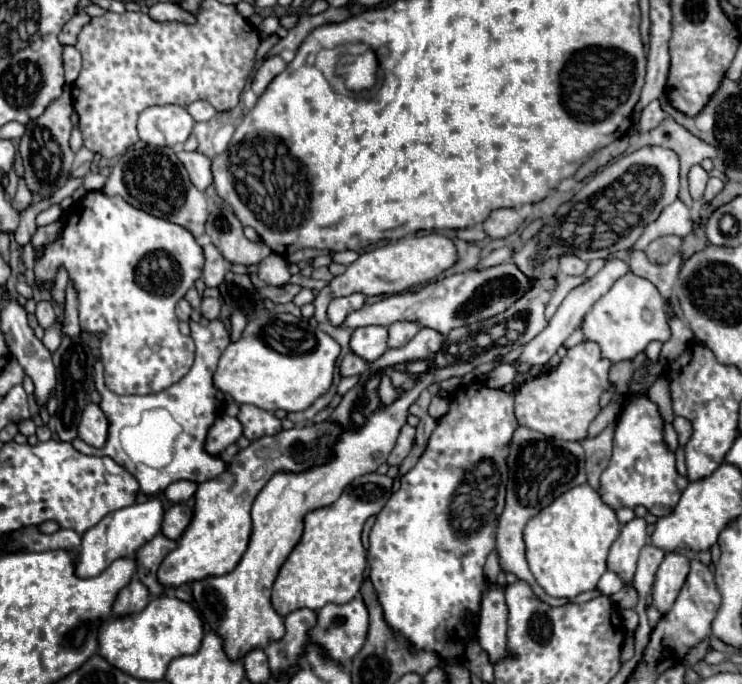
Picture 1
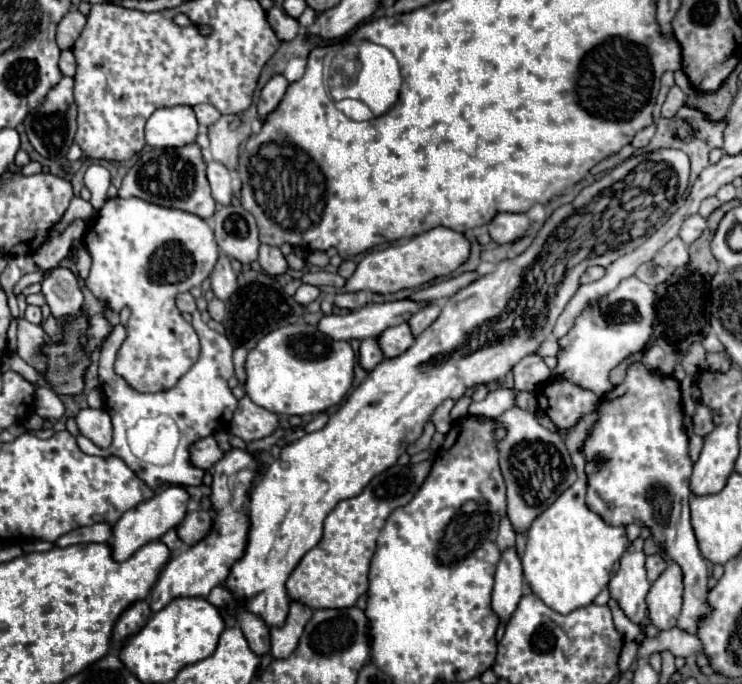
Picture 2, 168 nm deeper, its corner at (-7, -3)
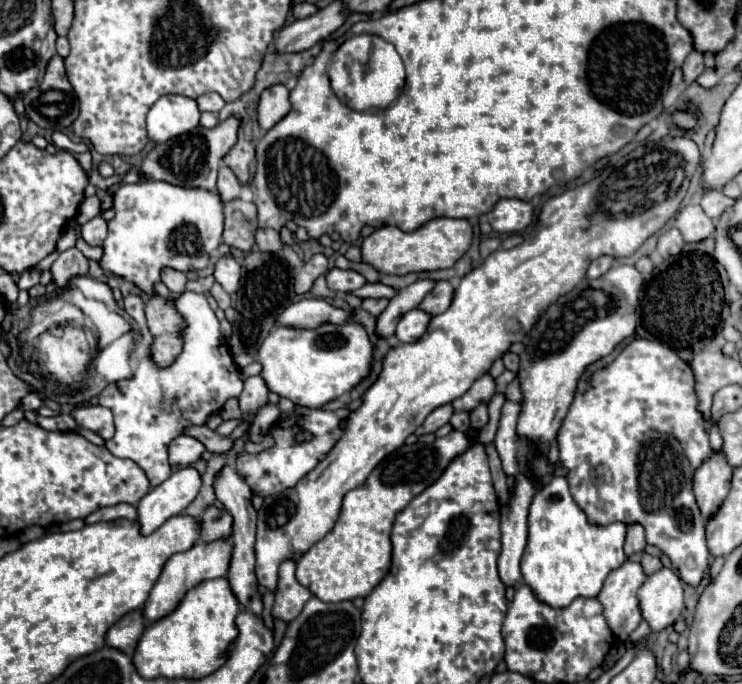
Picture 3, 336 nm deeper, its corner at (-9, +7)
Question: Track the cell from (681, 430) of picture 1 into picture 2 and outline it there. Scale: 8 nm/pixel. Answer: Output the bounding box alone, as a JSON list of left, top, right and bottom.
[694,404,714,436]

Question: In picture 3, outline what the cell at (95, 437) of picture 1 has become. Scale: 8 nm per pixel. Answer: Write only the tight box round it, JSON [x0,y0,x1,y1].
[72,404,114,440]

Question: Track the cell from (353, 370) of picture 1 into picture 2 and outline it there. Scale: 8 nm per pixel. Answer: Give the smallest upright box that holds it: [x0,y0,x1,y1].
[360,338,384,370]

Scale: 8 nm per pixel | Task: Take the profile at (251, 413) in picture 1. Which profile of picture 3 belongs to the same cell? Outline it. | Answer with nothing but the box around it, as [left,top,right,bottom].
[238,376,268,416]

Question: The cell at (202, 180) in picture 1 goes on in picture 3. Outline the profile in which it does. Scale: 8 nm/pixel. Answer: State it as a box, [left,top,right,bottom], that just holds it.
[218,166,240,202]

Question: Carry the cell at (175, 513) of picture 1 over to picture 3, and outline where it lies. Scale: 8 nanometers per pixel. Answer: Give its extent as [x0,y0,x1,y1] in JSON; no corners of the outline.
[200,506,232,542]

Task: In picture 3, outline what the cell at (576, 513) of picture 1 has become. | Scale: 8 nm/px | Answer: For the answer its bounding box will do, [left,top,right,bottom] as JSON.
[522,476,626,608]

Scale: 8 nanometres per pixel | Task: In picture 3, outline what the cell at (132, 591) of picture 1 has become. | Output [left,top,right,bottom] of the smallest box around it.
[106,610,146,656]

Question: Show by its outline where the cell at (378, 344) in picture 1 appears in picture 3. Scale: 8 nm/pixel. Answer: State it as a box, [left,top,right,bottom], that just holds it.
[396,308,430,342]

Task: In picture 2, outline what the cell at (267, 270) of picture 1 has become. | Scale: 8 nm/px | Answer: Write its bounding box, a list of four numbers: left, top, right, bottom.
[258,244,288,276]

